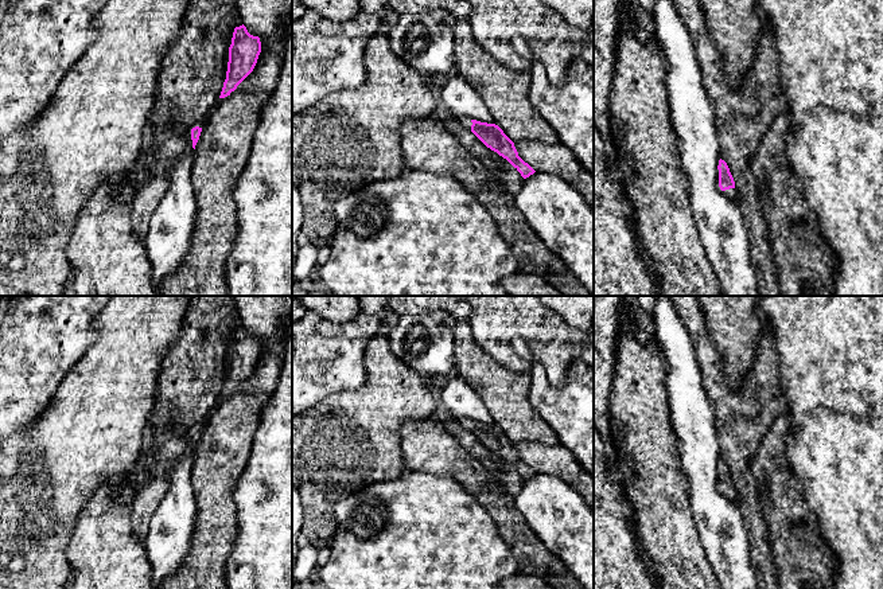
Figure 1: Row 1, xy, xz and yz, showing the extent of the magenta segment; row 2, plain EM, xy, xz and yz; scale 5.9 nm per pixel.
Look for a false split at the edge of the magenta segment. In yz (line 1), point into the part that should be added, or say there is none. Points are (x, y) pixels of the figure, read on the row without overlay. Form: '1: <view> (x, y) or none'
1: yz (731, 494)

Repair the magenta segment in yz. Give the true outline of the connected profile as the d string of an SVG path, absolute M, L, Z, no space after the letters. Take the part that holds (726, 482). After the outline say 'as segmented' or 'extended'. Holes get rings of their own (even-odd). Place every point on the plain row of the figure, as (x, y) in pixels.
M720 460L717 471L719 471L719 484L717 484L717 487L719 487L720 492L724 496L727 496L728 499L736 500L738 492L735 489L735 483L734 483L734 479L730 473L727 464Z; extended

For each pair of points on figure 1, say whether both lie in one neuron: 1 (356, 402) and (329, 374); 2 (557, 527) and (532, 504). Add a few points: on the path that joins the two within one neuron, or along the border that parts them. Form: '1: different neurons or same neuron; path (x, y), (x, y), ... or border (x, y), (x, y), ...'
1: different neurons; border (366, 369), (357, 389), (330, 393), (315, 404)
2: same neuron; path (551, 521), (539, 510)

